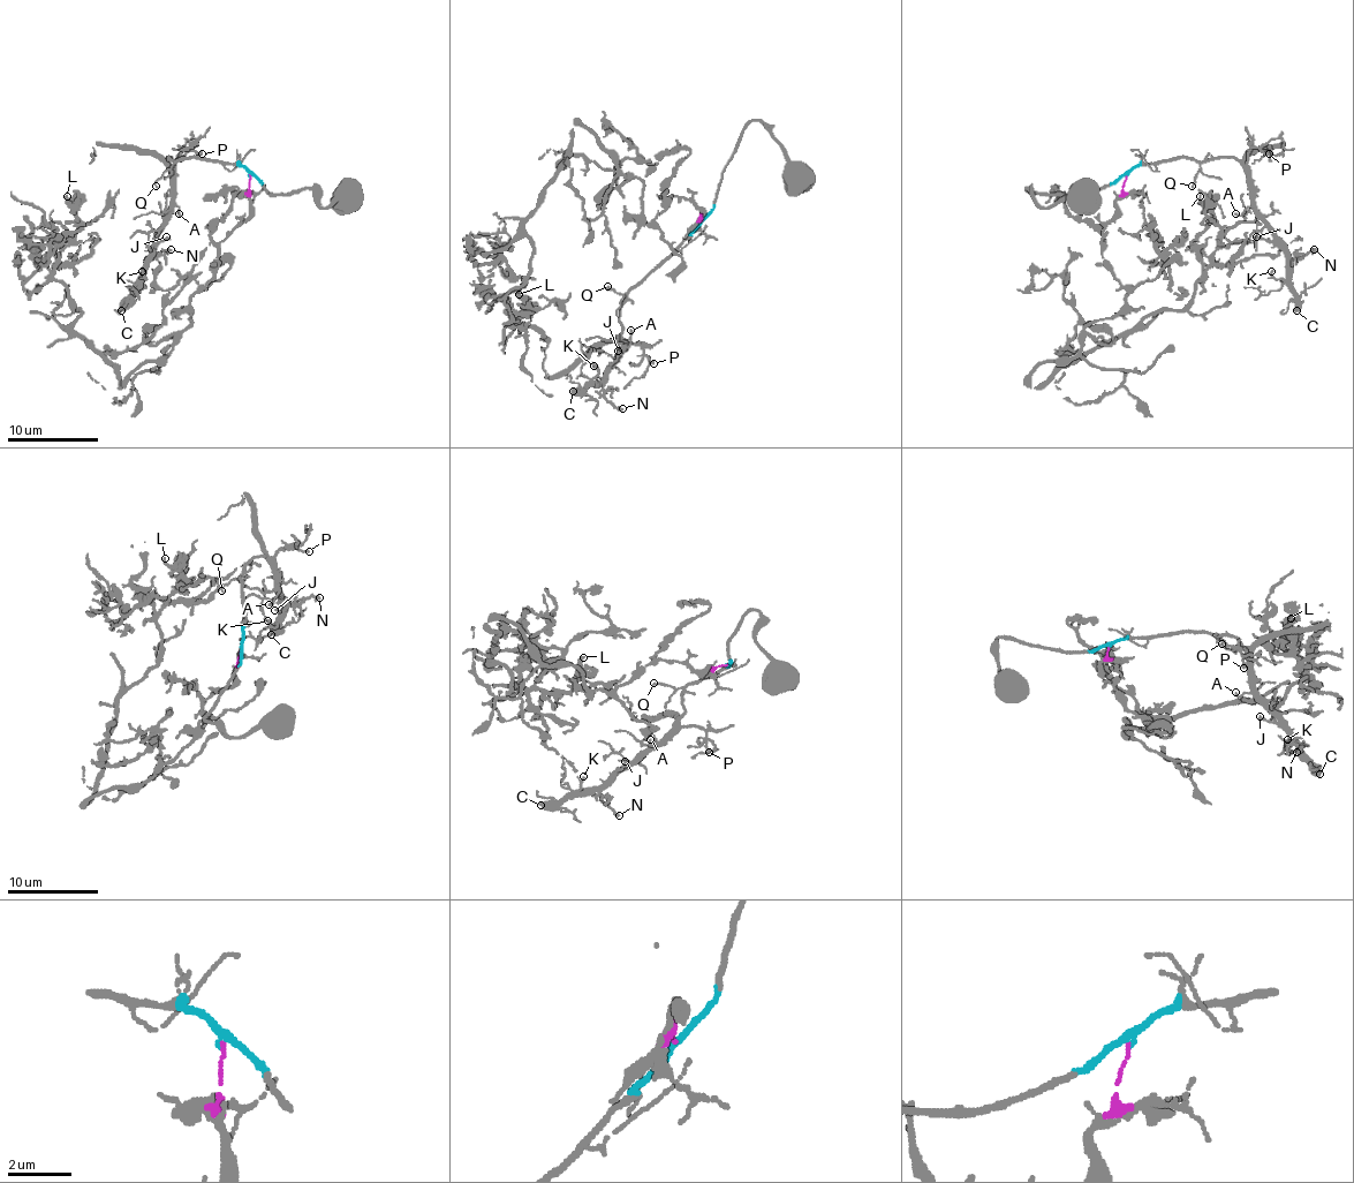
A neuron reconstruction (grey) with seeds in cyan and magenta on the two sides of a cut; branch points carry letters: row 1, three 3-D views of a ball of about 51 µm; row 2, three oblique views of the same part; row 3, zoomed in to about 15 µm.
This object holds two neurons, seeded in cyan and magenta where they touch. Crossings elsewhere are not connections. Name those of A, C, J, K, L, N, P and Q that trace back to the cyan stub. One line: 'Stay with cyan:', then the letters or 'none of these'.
Stay with cyan: A, C, J, K, N, P, Q

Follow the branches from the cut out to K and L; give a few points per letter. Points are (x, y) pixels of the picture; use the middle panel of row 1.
K: (702, 221), (629, 292), (620, 307), (622, 348), (602, 379), (595, 379), (597, 369), (592, 367)
L: (702, 221), (676, 196), (642, 221), (642, 182), (572, 128), (506, 295), (529, 314), (517, 294)

